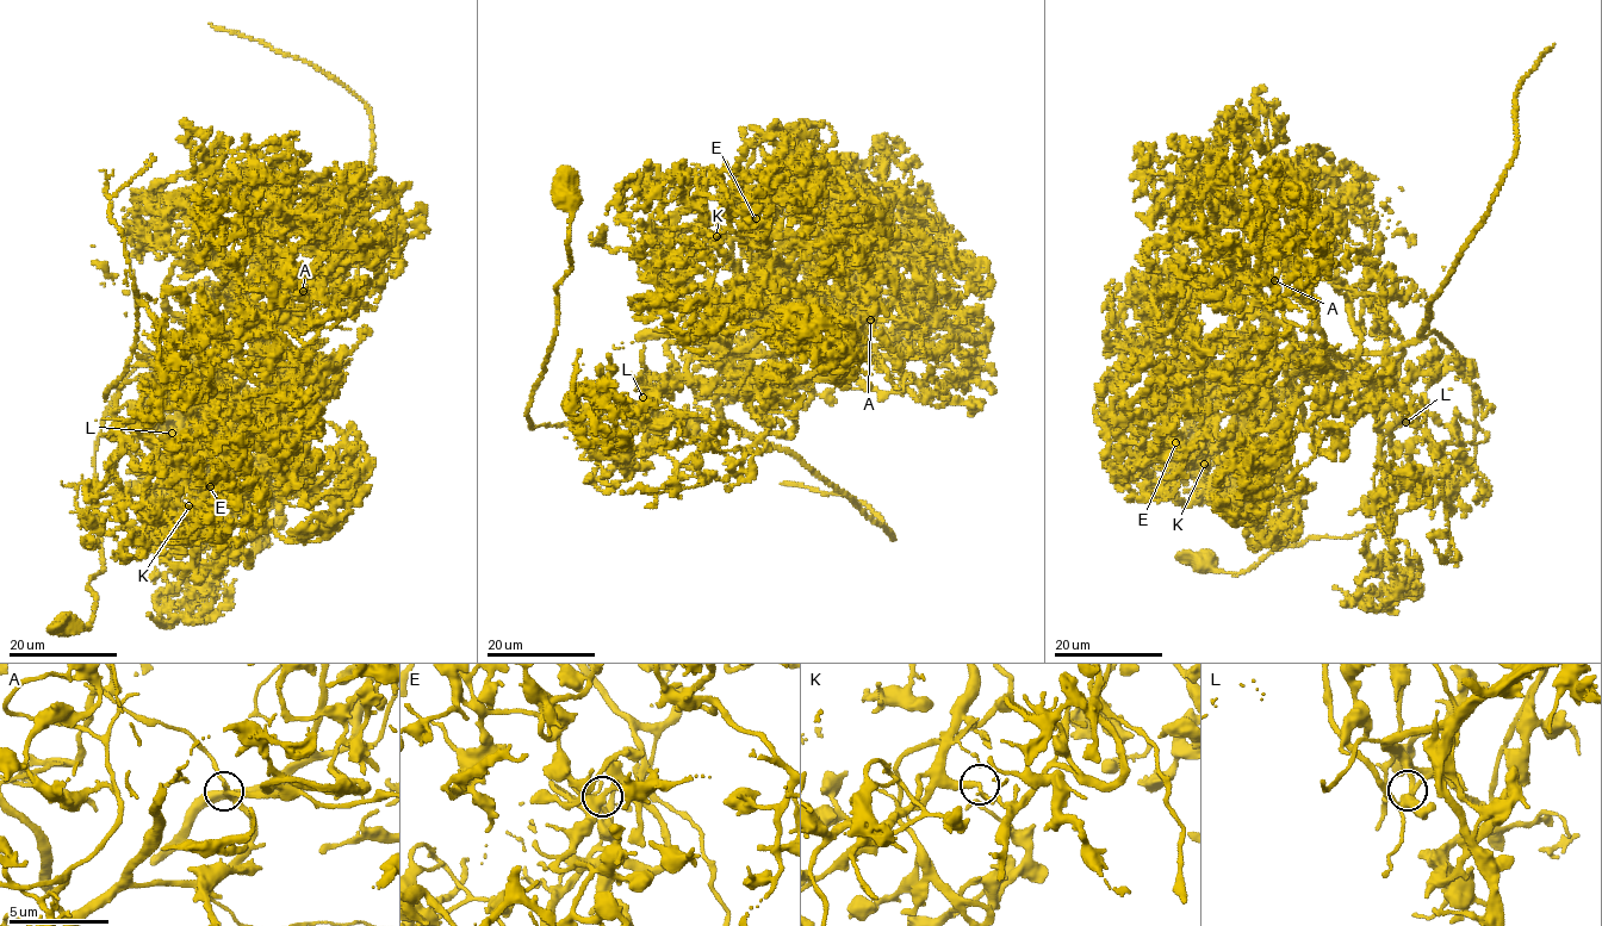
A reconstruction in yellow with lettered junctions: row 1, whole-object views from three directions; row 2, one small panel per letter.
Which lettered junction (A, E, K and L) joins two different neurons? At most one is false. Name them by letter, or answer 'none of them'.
K

